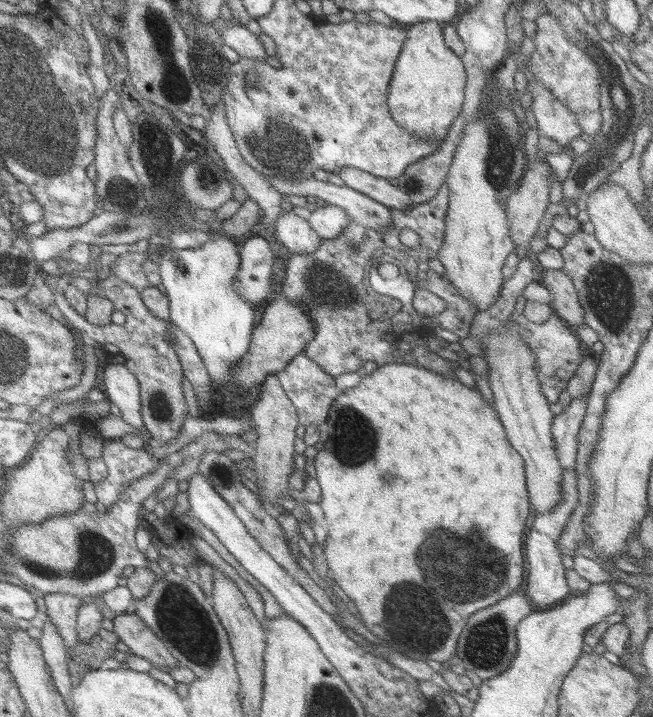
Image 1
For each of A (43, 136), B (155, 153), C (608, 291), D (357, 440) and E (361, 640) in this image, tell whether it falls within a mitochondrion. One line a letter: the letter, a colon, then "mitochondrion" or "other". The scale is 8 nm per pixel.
A: mitochondrion
B: mitochondrion
C: mitochondrion
D: mitochondrion
E: other

